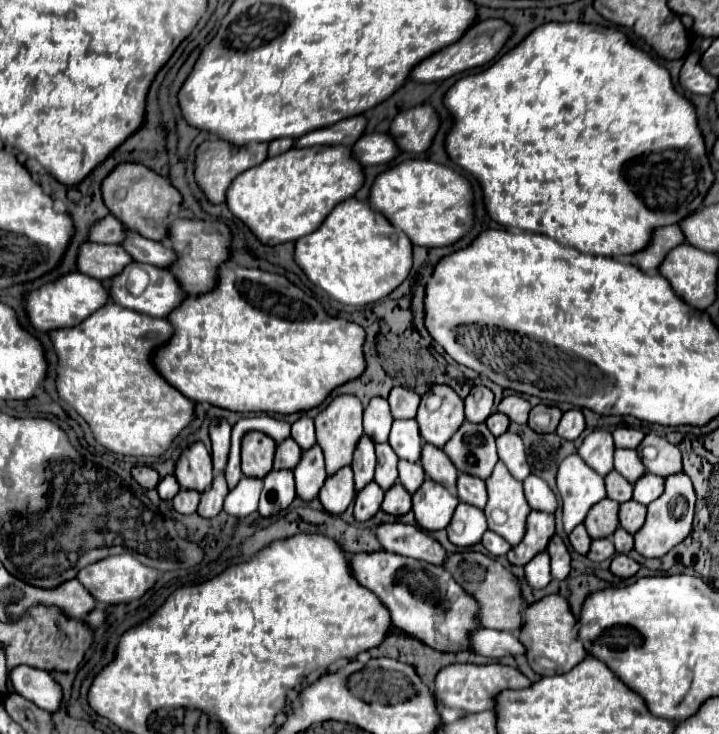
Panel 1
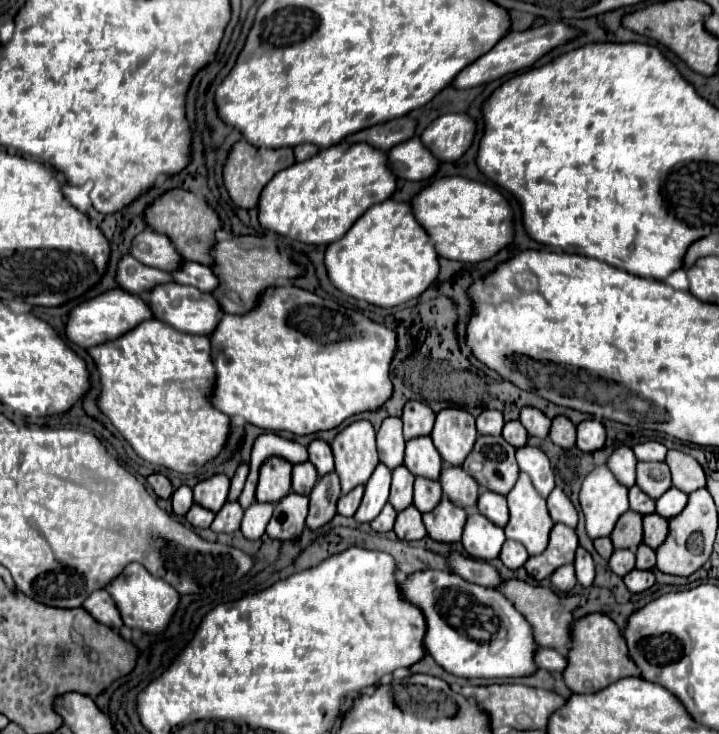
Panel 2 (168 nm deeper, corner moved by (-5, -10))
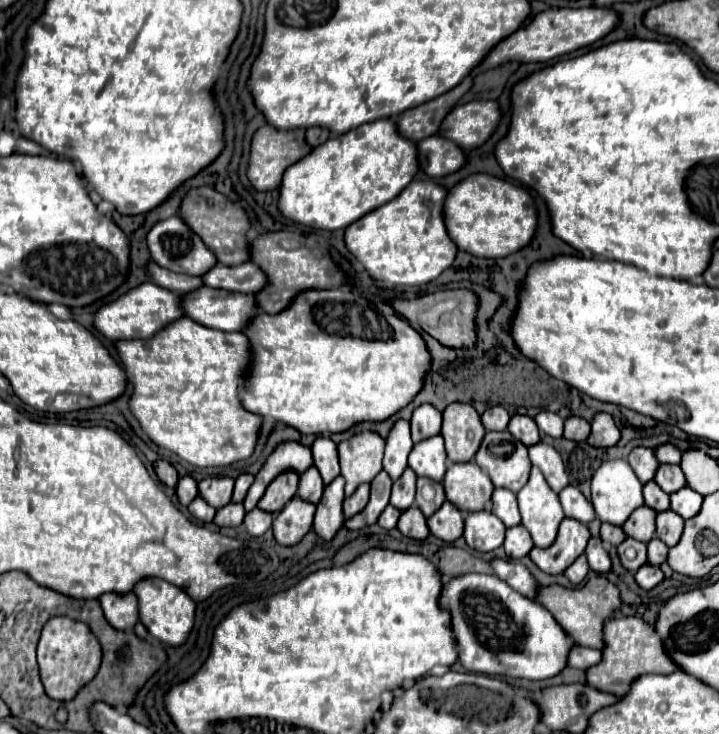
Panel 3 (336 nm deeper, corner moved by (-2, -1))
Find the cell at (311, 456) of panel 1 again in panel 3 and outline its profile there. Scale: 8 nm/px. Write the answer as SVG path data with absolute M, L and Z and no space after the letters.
M341 475L335 477L329 485L325 485L323 499L317 503L313 531L325 541L333 539L337 529L345 521L343 511L341 511L341 503L343 503L343 497L345 497L343 495L343 485L345 485L345 479Z

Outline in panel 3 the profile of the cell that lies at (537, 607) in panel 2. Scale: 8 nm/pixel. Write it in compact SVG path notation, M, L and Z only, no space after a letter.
M597 575L577 589L567 589L561 585L539 587L539 595L535 595L535 601L539 601L539 605L543 605L555 617L555 621L575 641L575 645L601 649L603 647L603 621L609 619L613 611L619 607L619 589L615 583L611 583L603 575Z

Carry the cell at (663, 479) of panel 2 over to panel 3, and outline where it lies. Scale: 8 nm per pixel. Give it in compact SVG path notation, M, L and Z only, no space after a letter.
M661 463L659 471L655 471L655 479L653 479L665 493L677 491L681 487L685 487L685 475L681 471L679 465L669 465L669 463Z

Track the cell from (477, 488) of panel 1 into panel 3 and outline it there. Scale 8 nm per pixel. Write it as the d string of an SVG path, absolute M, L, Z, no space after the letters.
M495 489L491 503L493 503L493 507L491 507L493 515L497 515L505 523L505 527L513 527L513 525L521 523L515 493L511 493L507 489Z

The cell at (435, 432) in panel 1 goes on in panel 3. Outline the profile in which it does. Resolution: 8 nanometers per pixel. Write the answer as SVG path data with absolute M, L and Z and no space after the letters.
M451 403L443 411L441 437L445 439L445 451L449 461L465 463L477 453L485 429L479 421L479 413L467 403Z

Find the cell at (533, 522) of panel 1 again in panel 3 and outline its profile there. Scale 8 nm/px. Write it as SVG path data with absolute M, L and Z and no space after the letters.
M565 517L559 525L559 535L555 543L545 549L533 547L529 551L529 557L541 571L557 575L563 573L585 551L589 537L589 529L583 523Z

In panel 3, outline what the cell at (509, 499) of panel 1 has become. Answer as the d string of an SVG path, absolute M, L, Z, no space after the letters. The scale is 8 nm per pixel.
M533 467L527 485L517 493L521 525L531 533L537 547L549 547L555 541L563 509L557 493L547 485L543 473Z

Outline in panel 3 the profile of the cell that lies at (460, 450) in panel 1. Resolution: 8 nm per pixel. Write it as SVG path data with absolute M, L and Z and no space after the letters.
M489 431L483 437L473 461L489 475L495 487L519 491L529 479L531 461L527 447L519 443L509 431Z

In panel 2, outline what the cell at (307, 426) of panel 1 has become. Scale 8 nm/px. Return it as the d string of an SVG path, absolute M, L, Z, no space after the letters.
M314 440L308 446L308 454L310 454L310 462L316 466L320 476L334 472L334 456L332 456L332 448L330 448L328 442Z

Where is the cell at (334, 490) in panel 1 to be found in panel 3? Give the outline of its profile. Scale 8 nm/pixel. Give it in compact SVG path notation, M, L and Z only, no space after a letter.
M363 483L363 487L357 487L355 489L355 495L347 497L343 501L343 513L345 513L345 519L353 517L355 513L359 513L369 501L369 483Z

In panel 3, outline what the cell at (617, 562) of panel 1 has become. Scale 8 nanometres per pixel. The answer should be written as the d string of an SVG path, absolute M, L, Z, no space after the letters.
M643 565L639 567L639 571L635 573L635 581L639 587L643 589L653 589L659 581L663 579L663 573L659 567L653 567L653 565Z

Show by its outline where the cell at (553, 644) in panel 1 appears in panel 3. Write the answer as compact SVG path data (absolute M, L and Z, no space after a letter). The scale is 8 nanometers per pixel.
M609 617L603 629L603 649L601 661L595 667L585 669L587 685L621 697L623 691L629 689L629 683L645 673L671 673L677 667L663 651L661 639L655 635L653 627L637 617Z

